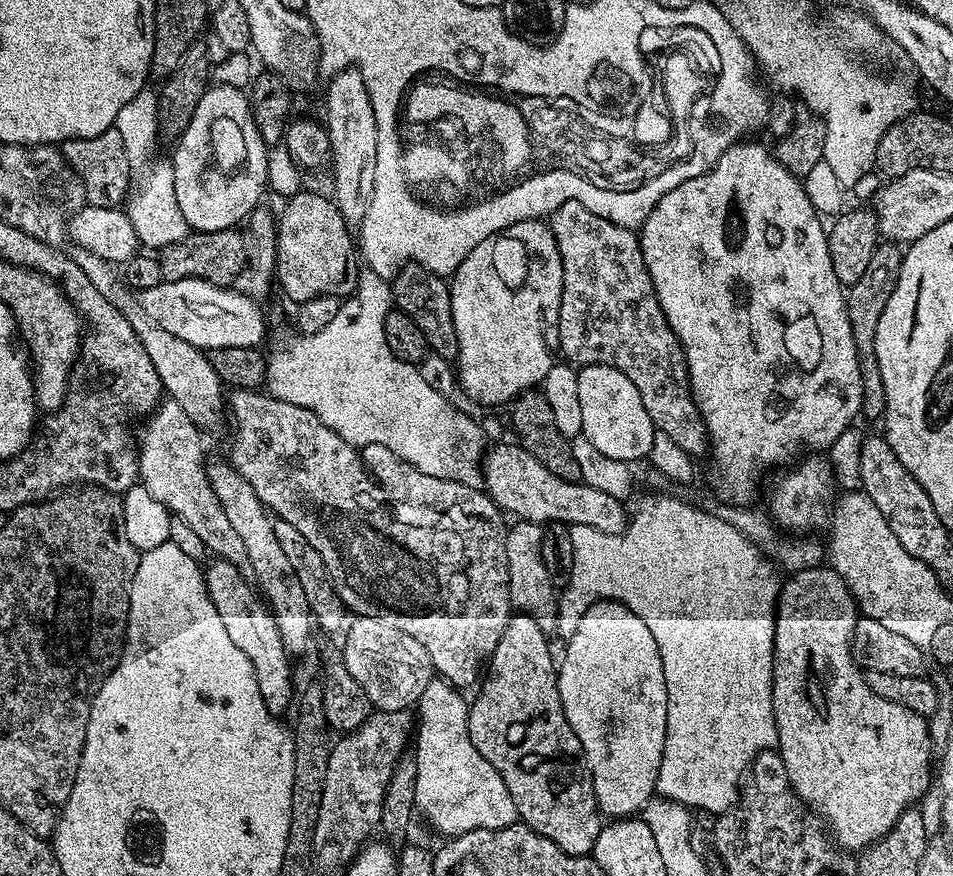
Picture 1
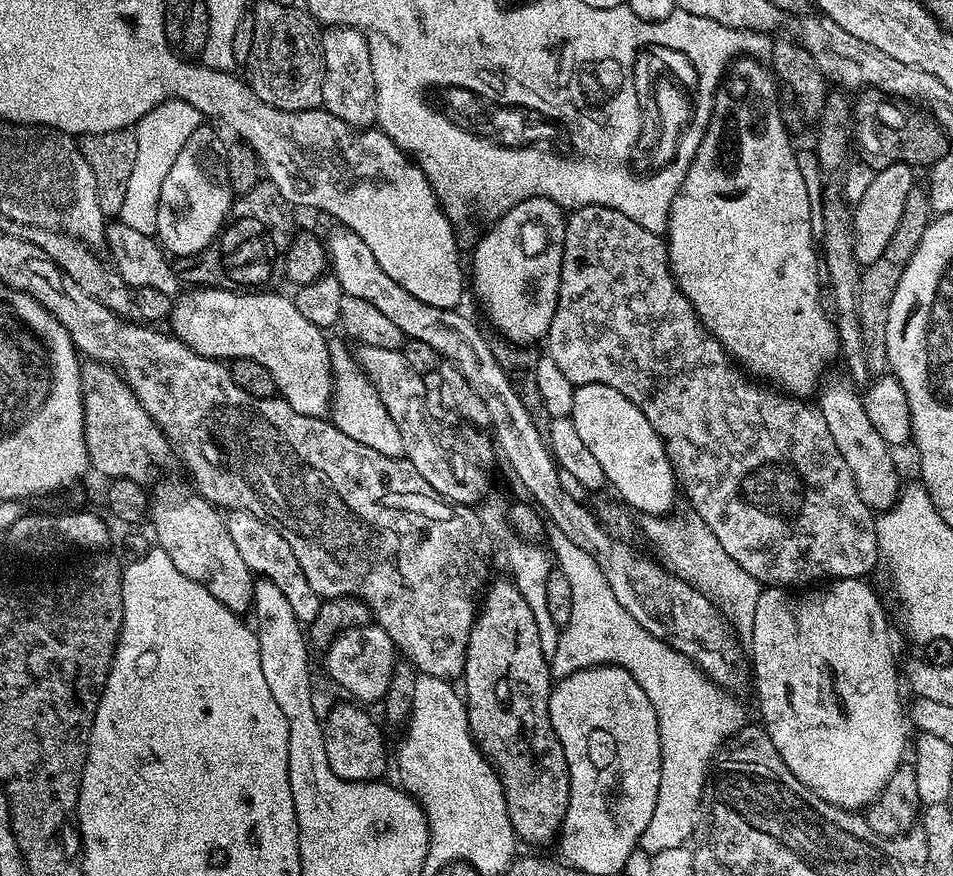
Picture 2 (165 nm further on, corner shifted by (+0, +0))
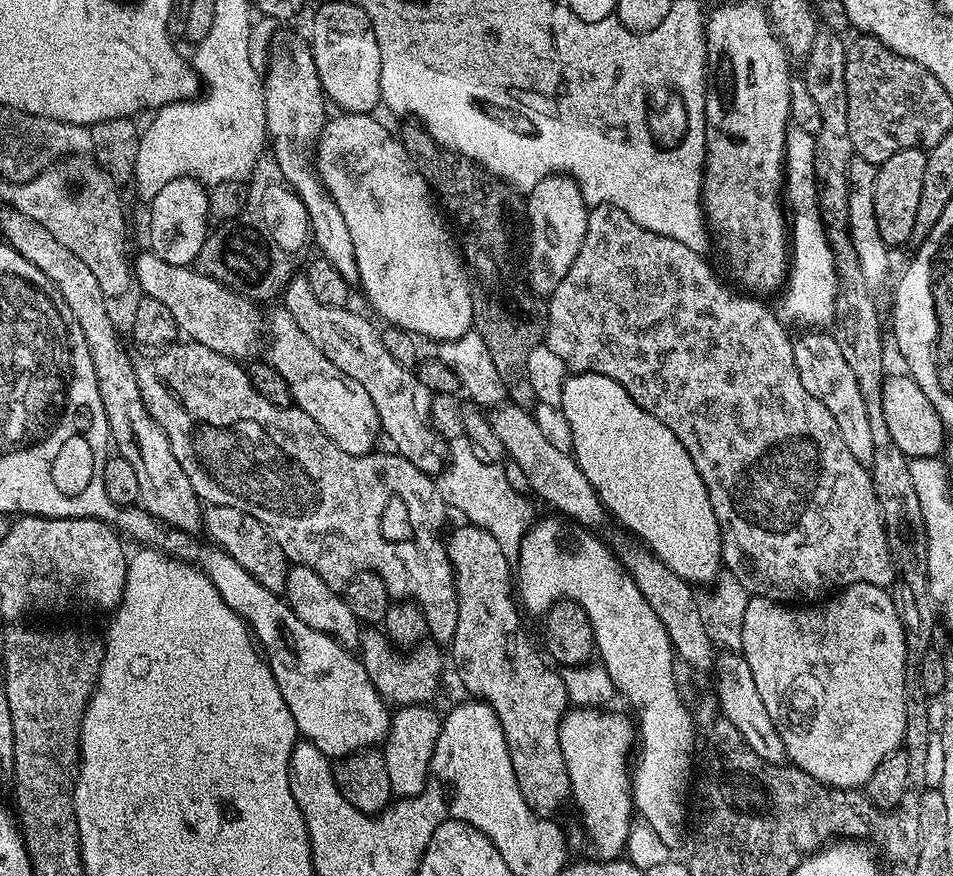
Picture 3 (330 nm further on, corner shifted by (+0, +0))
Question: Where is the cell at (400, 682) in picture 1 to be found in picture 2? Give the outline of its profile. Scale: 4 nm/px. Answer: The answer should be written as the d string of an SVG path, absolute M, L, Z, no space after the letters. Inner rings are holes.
M373 622L365 624L362 628L347 628L332 641L326 649L326 656L328 672L332 675L333 682L338 687L345 688L352 695L349 697L360 702L383 701L398 663L398 649L390 634L386 634L386 630L379 624Z

